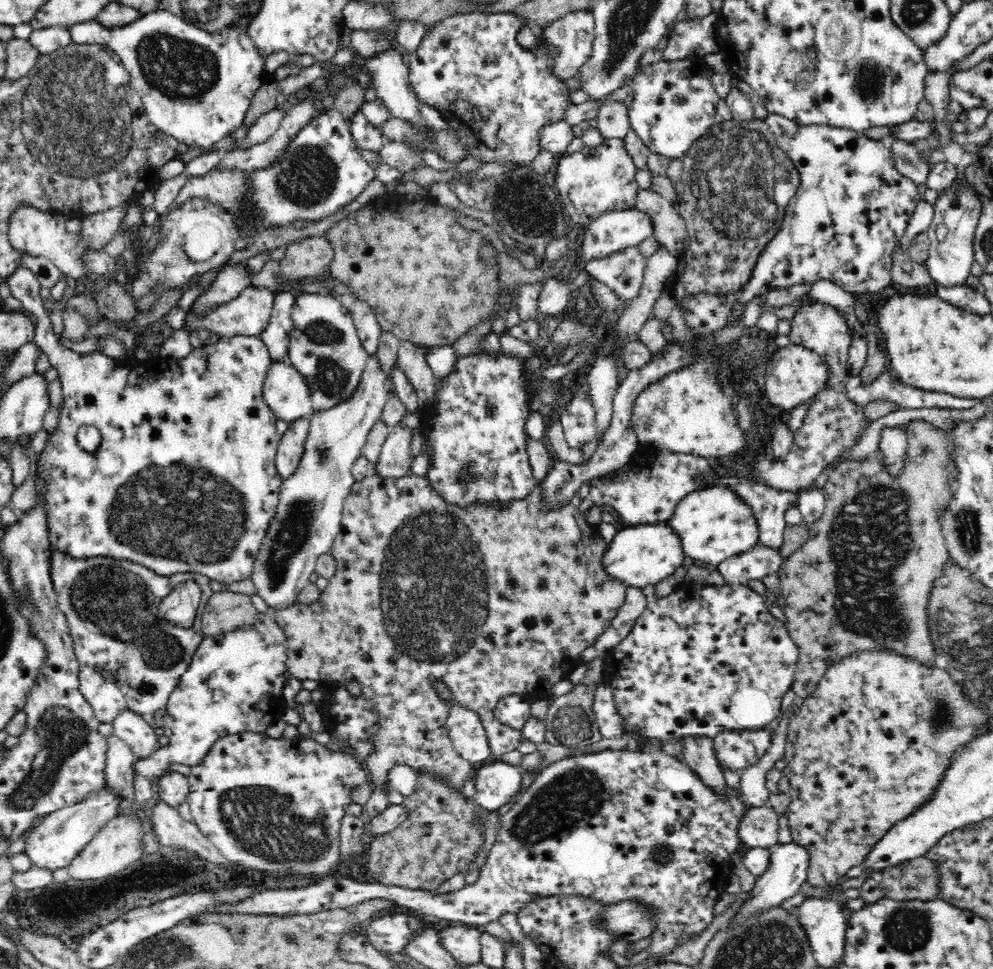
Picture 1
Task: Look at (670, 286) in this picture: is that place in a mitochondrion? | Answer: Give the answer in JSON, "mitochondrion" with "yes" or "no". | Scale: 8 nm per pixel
{"mitochondrion":"no"}

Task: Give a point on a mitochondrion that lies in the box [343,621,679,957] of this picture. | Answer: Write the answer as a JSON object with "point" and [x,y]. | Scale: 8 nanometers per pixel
{"point":[560,806]}

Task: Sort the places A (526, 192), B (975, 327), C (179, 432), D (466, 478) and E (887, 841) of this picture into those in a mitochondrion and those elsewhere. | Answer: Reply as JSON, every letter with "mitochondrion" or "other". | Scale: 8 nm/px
{"A":"mitochondrion","B":"other","C":"other","D":"mitochondrion","E":"other"}

